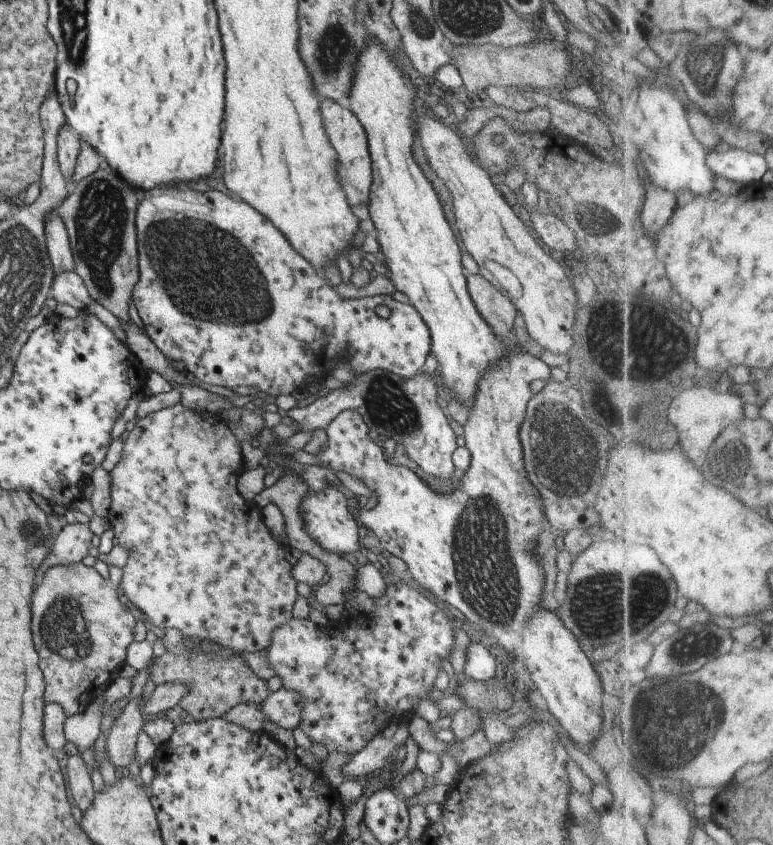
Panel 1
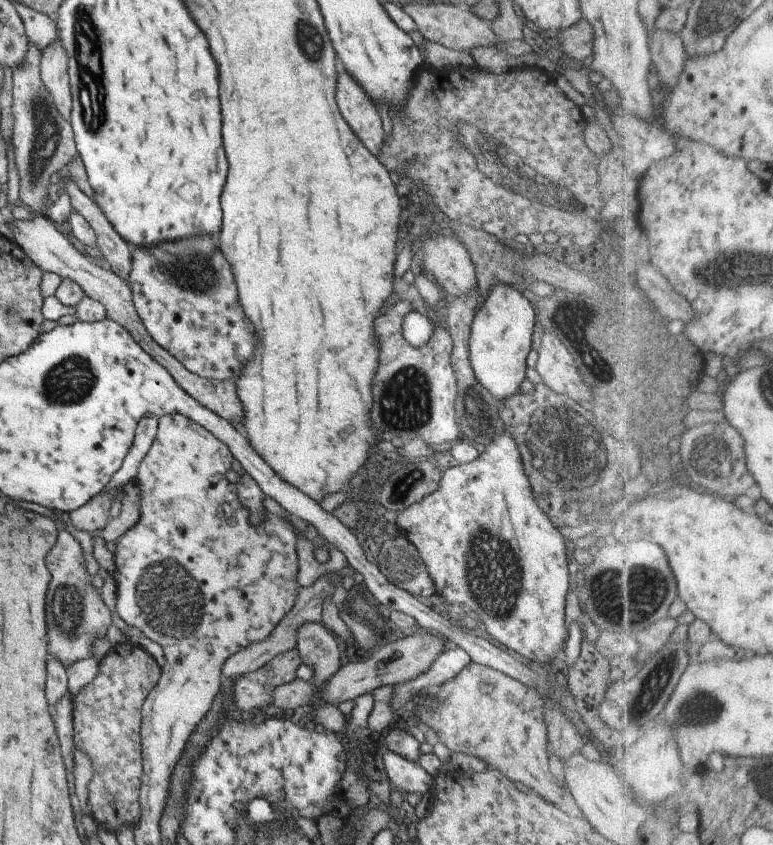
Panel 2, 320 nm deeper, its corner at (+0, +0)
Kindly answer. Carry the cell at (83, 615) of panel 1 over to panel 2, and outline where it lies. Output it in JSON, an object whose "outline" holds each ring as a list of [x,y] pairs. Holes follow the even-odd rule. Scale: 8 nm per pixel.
{"outline":[[[58,529],[53,548],[46,554],[45,566],[50,574],[45,596],[47,650],[66,668],[73,661],[90,656],[90,642],[95,637],[105,637],[107,627],[111,625],[111,614],[101,601],[99,592],[91,586],[91,575],[85,569],[79,543],[65,529]]]}

